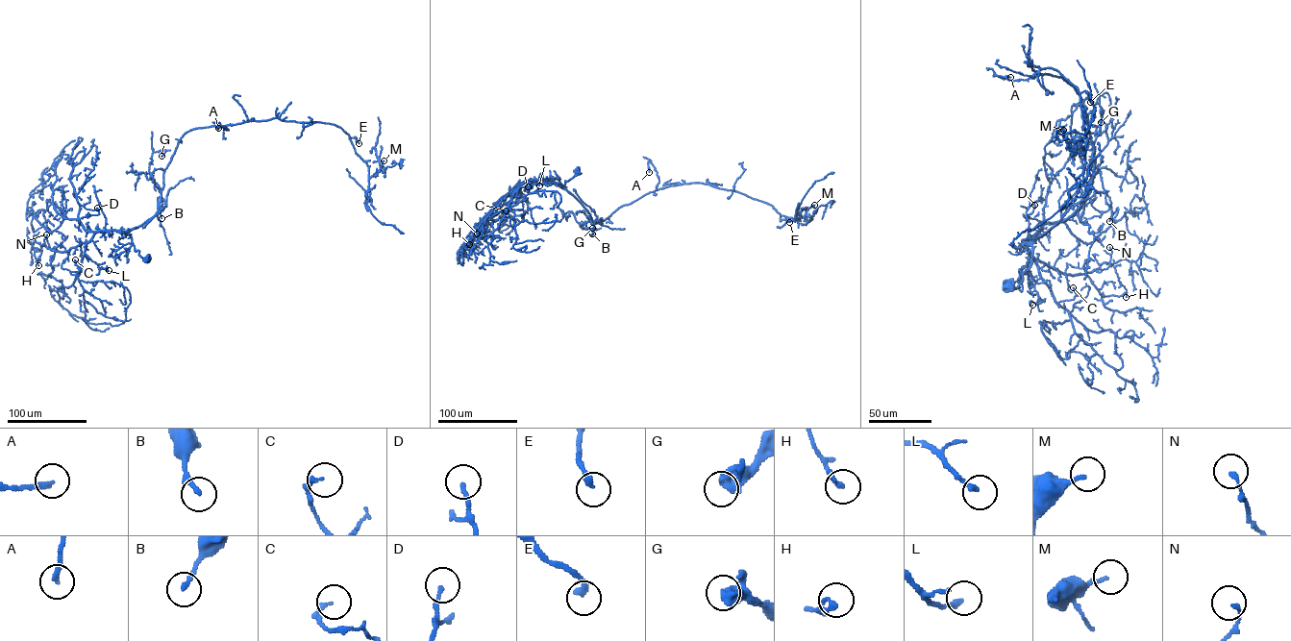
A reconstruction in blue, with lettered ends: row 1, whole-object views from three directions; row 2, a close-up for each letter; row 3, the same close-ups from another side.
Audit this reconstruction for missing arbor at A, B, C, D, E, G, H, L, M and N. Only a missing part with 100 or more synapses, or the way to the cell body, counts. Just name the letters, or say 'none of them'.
none of them

